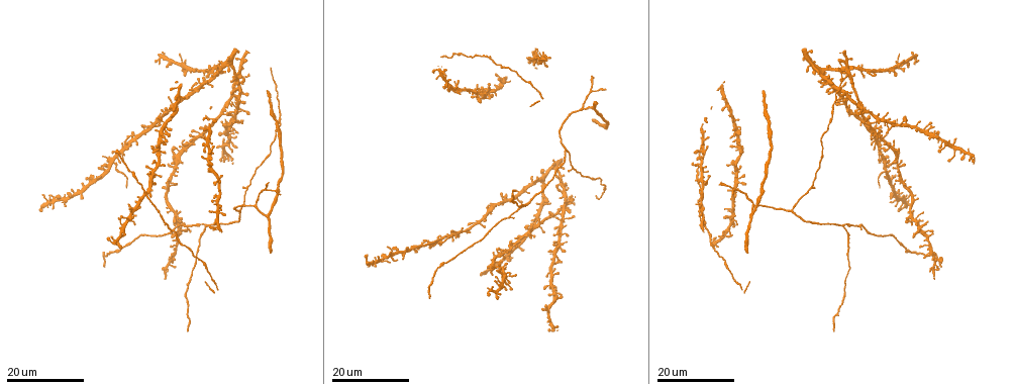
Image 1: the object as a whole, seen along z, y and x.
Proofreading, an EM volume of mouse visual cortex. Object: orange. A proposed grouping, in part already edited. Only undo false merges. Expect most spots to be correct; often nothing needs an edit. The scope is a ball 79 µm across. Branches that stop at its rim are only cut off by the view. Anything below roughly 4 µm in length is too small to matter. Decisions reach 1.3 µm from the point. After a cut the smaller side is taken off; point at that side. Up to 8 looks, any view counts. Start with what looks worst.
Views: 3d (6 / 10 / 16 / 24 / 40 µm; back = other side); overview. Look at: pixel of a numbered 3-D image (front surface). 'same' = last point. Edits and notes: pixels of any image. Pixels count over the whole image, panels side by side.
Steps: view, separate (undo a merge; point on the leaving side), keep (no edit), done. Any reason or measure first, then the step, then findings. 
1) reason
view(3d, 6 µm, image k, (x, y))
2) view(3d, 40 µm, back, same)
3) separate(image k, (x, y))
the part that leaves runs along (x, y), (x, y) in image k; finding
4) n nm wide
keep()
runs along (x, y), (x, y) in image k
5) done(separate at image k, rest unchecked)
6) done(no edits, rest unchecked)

view(3d, 24 µm, image 1, (884, 162))

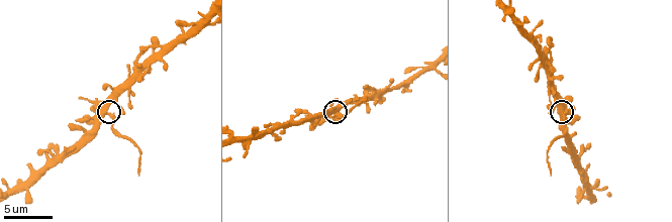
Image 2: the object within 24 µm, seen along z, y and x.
view(3d, 6 µm, image 2, (332, 117))

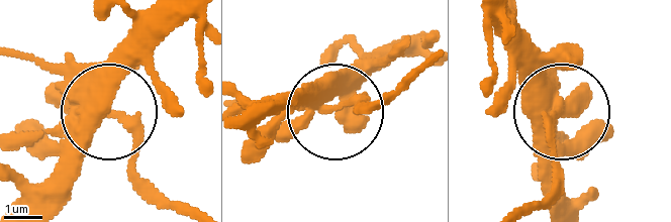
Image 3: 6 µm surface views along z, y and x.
separate(image 3, (142, 131))
the part that leaves runs along (560, 103), (551, 183), (535, 202) in image 3; two neurons meet here

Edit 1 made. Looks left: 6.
a fork
view(3d, 16 µm, image 1, (843, 227))

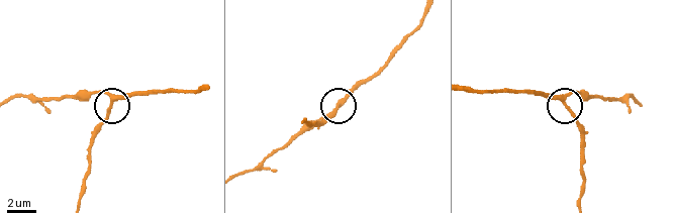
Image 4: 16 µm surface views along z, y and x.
view(3d, 10 µm, image 4, (564, 99))

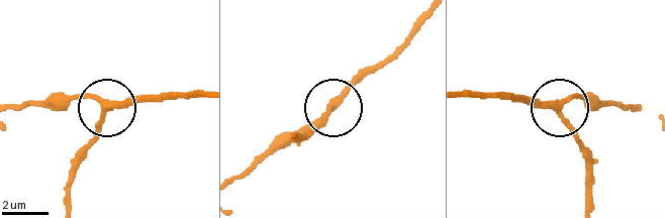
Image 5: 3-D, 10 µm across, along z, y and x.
side arm 32 µm
keep()
runs along (465, 94), (524, 94), (552, 102), (575, 140), (596, 161) in image 5; one neuron here

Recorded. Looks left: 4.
three-way junction
view(3d, 24 µm, image 1, (564, 149))

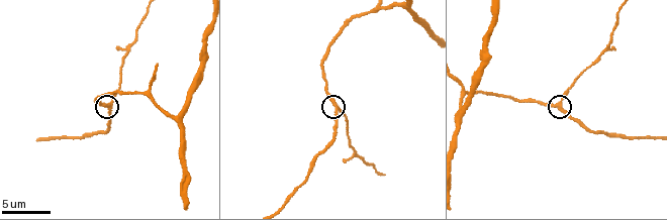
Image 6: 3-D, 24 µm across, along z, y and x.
view(3d, 6 µm, image 6, (109, 104))

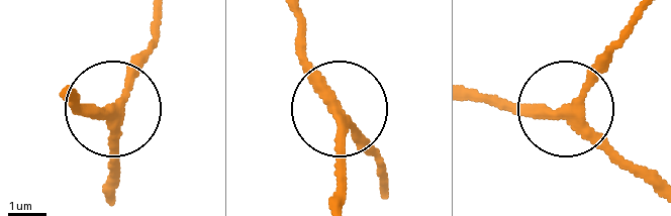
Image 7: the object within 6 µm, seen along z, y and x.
from behind
view(3d, 6 µm, back, image 7, (563, 114))

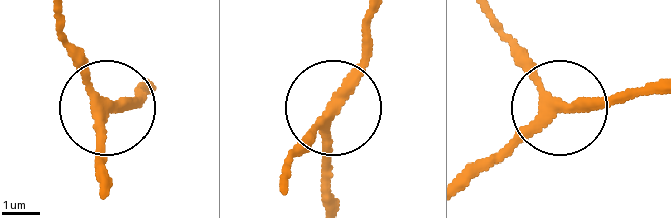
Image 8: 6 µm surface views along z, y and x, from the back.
keep()
runs along (484, 13), (555, 106), (465, 187) in image 8; continuous, no second neuron

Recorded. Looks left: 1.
three arms meet
view(3d, 6 µm, image 6, (178, 119))

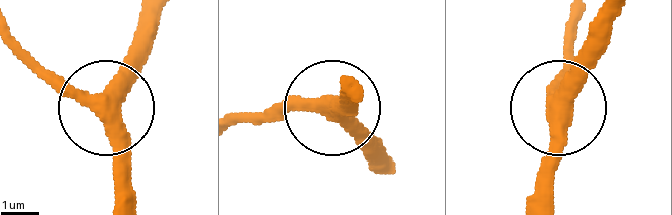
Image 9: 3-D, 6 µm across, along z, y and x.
410 nm wide
keep()
runs along (11, 35), (60, 84), (98, 96), (153, 38) in image 9; all the same neuron

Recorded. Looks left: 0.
done(separate at image 3, rest unchecked)

